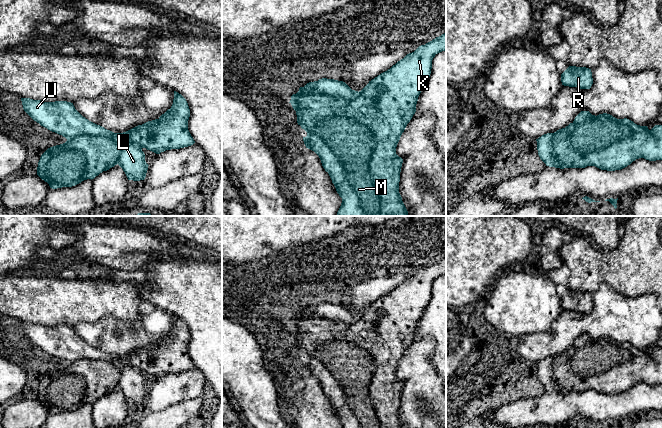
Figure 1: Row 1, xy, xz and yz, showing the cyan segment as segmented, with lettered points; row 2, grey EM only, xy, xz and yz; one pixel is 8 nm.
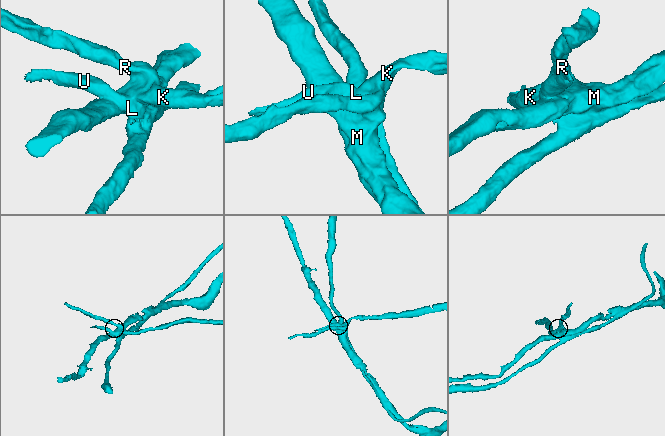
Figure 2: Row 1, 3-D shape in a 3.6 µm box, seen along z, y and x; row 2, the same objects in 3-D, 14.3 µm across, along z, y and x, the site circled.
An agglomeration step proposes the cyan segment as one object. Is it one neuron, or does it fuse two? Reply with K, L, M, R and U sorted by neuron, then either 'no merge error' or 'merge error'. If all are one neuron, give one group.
K M R / L U | merge error

